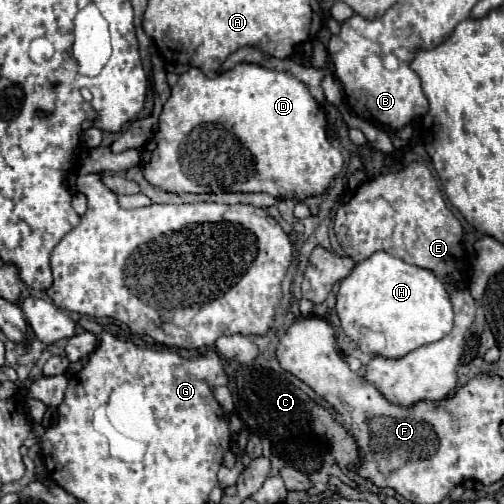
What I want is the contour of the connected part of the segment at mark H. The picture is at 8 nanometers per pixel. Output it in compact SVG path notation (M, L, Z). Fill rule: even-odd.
M376 252L356 264L350 276L340 282L336 312L342 330L360 346L360 350L388 358L400 358L414 348L444 338L454 324L454 312L444 284L432 272L406 264L388 252ZM370 334L382 338L382 348L368 348Z

